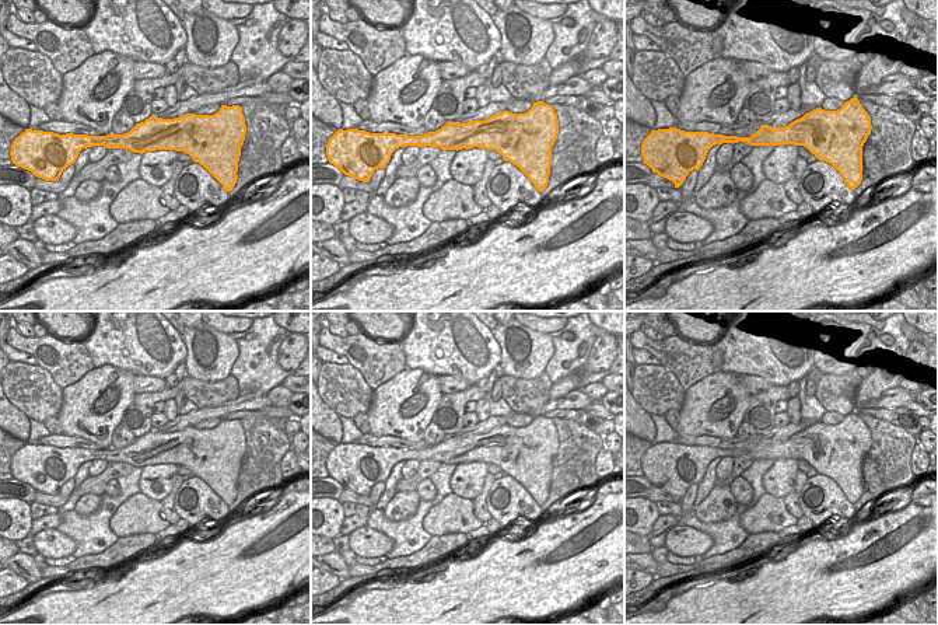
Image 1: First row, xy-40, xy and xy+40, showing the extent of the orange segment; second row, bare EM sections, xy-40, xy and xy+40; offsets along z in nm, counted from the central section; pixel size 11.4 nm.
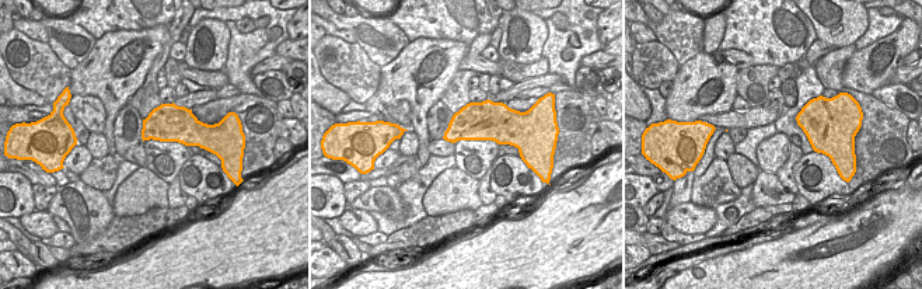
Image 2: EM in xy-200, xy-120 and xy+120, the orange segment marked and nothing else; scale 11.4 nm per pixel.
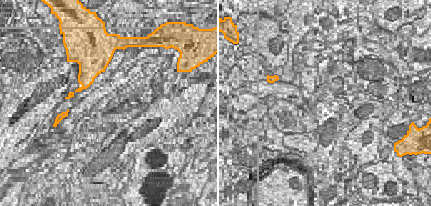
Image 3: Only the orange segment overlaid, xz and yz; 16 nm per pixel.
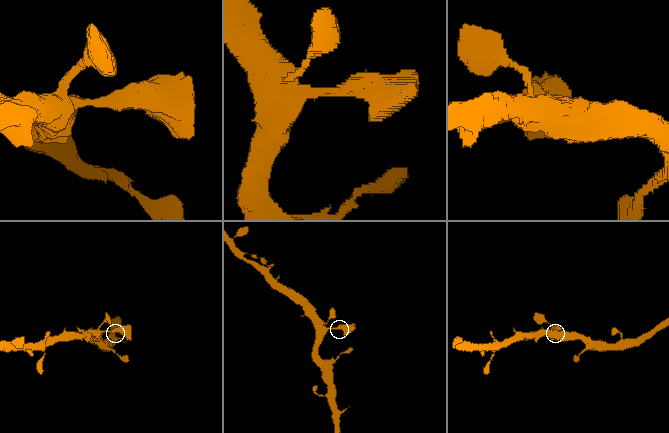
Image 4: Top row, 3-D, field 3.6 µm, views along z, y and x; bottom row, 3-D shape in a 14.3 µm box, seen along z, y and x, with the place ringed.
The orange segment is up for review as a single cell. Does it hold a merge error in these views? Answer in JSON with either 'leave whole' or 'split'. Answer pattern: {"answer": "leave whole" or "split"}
{"answer": "leave whole"}

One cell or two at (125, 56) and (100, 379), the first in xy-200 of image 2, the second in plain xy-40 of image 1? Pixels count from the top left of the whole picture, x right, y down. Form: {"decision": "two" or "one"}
{"decision": "one"}

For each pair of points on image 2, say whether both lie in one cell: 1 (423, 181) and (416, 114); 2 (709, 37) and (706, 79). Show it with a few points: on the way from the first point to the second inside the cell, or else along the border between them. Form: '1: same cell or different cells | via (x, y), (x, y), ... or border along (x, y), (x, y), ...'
1: different cells | border along (430, 155), (429, 160), (421, 167)
2: different cells | border along (704, 51), (712, 55)

